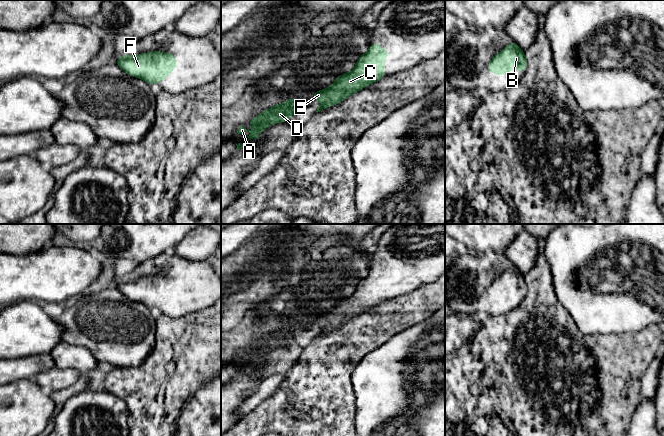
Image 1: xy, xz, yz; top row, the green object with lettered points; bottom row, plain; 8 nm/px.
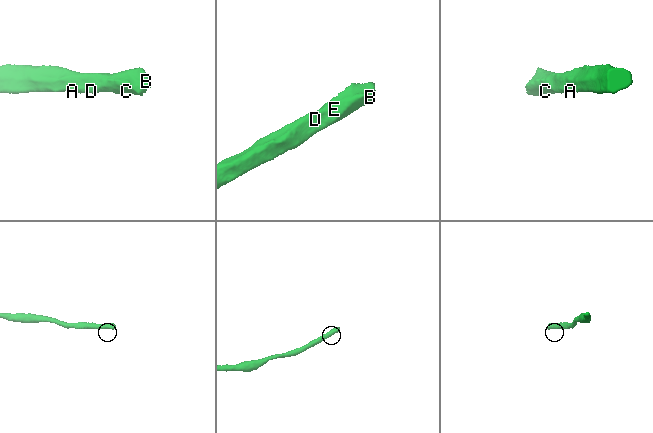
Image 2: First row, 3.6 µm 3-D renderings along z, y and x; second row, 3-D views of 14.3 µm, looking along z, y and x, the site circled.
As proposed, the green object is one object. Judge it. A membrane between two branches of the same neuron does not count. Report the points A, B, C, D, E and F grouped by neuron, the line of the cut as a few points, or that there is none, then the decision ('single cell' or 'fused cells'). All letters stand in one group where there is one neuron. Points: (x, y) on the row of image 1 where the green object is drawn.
A B C D E F; no cut; single cell

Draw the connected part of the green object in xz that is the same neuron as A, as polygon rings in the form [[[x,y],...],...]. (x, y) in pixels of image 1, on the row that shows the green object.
[[[289,98],[282,104],[273,106],[270,109],[264,110],[259,113],[259,116],[249,120],[246,124],[251,125],[255,130],[256,134],[253,135],[251,130],[240,126],[237,130],[238,134],[244,134],[249,132],[248,140],[253,138],[258,139],[260,133],[263,133],[267,125],[275,124],[276,122],[285,123],[288,120],[288,117],[295,115],[295,113],[301,108],[300,102],[293,98]]]

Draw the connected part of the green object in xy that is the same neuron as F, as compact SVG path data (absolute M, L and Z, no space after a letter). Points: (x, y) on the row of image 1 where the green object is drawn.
M159 51L135 56L125 54L117 57L115 64L132 77L141 78L148 84L158 84L165 81L169 72L176 70L176 55Z

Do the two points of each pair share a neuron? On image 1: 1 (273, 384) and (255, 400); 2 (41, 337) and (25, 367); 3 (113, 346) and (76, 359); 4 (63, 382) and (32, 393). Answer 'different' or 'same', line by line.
1: same
2: different
3: different
4: different

